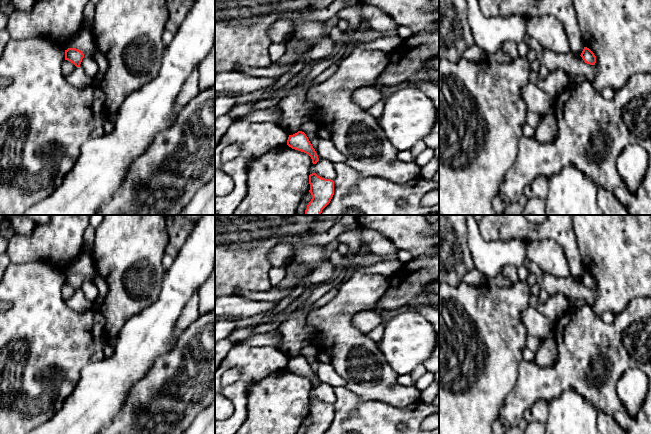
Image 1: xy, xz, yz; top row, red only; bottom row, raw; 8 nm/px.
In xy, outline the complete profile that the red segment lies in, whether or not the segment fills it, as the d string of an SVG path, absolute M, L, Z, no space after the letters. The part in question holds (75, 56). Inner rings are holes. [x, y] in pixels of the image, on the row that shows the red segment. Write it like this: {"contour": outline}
{"contour": "M68 48L67 50L65 50L65 60L70 61L76 67L80 67L83 58L83 52L76 48Z"}

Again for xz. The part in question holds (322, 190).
{"contour": "M312 173L309 175L309 184L312 199L307 205L305 215L321 215L334 195L334 181Z"}

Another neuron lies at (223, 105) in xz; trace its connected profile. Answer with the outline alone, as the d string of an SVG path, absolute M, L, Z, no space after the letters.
M232 95L215 97L215 118L225 116L236 105L236 100Z

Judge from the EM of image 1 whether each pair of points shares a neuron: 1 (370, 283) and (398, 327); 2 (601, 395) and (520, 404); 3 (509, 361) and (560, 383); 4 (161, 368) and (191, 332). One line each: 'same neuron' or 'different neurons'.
1: different neurons
2: same neuron
3: different neurons
4: same neuron

